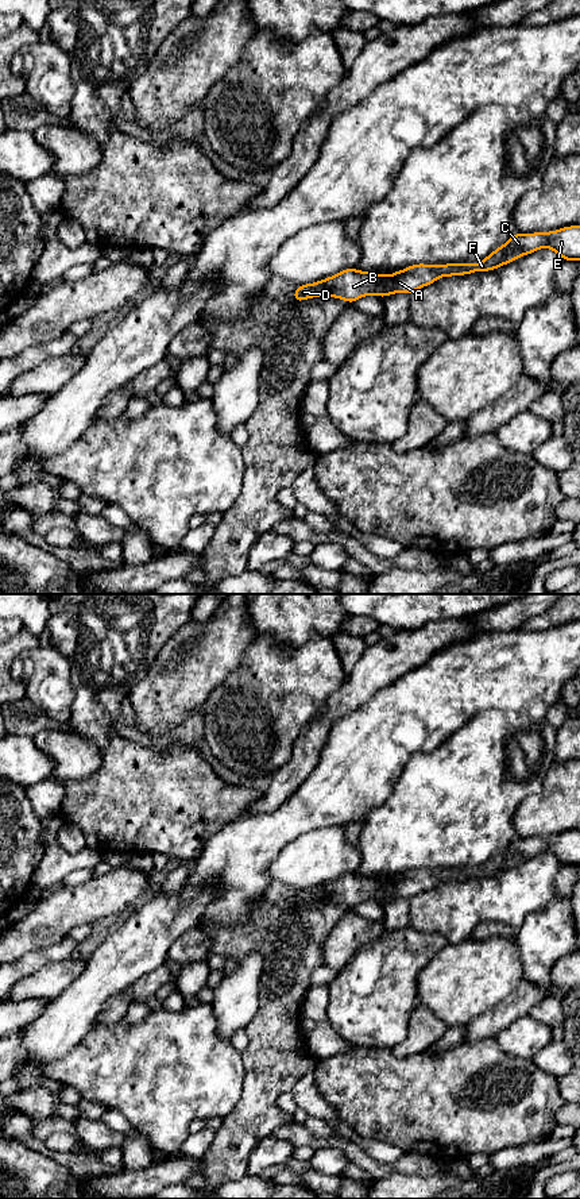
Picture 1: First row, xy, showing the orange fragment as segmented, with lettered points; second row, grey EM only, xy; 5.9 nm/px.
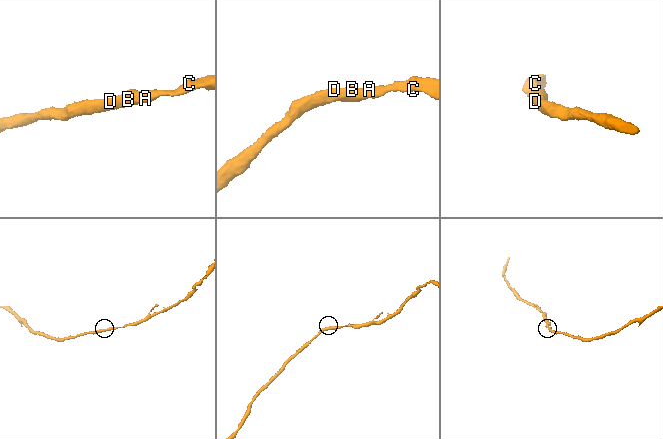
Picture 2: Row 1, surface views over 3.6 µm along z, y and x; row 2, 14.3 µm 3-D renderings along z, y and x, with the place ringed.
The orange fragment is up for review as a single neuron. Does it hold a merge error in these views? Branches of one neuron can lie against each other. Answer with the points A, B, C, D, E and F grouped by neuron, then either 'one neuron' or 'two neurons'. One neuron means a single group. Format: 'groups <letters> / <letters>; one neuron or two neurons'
groups A B C D E F; one neuron

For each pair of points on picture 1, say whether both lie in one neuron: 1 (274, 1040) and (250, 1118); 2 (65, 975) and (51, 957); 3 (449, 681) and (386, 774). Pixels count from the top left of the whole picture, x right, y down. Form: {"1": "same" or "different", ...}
{"1": "same", "2": "different", "3": "same"}

